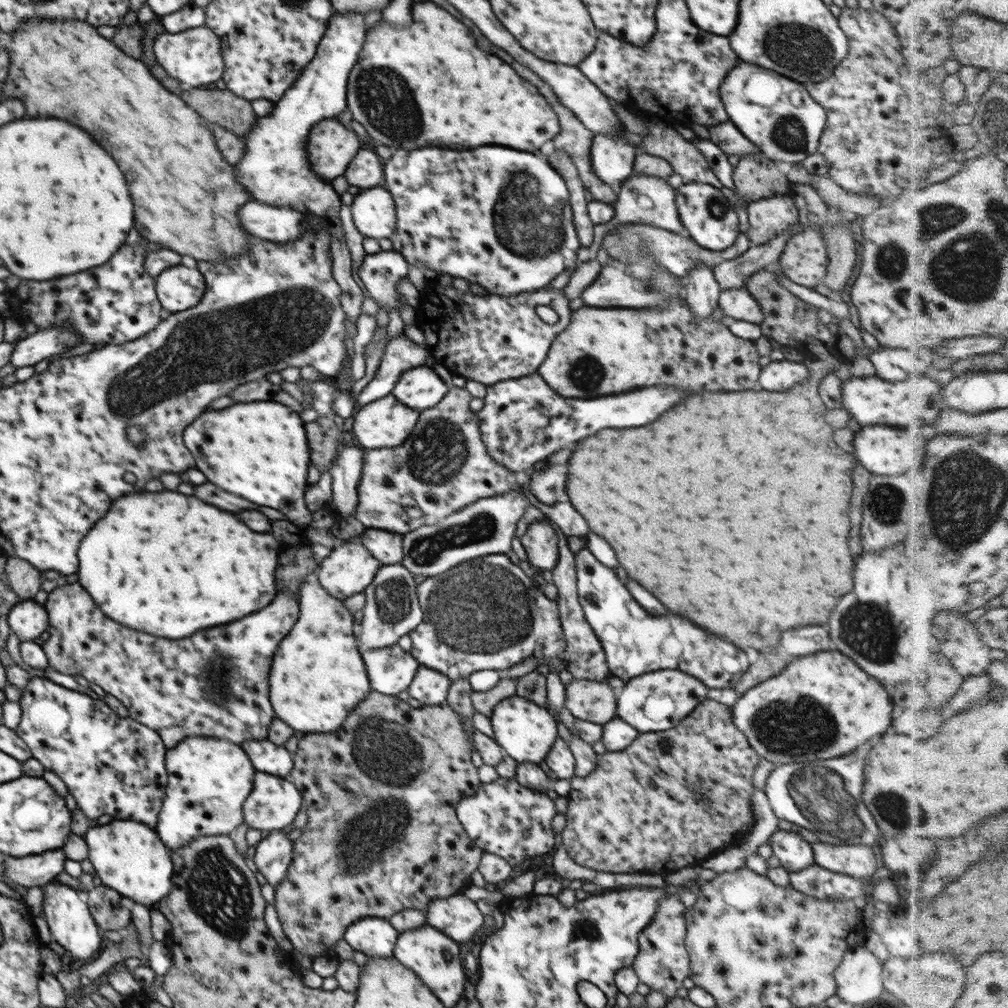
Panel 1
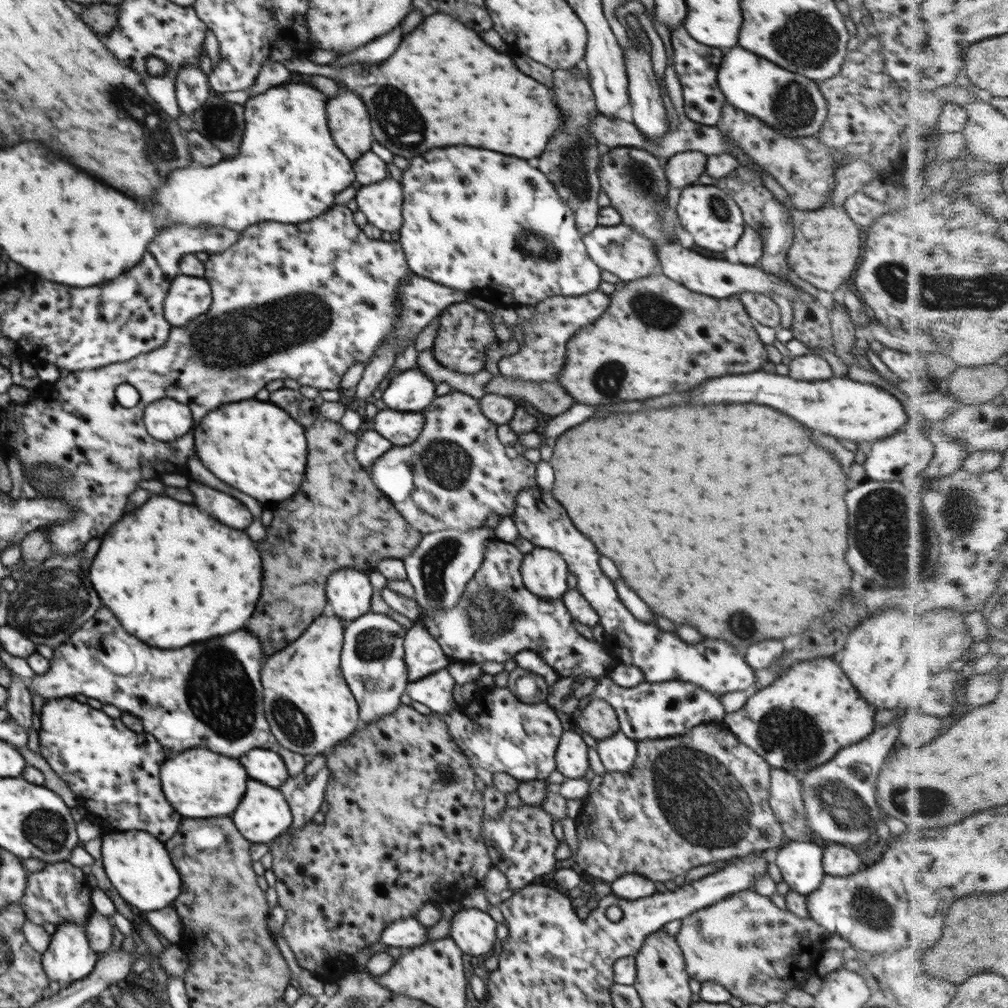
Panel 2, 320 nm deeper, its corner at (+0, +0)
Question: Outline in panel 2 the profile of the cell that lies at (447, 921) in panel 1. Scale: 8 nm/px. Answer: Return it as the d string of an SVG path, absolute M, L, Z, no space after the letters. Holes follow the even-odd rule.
M461 907L454 912L449 937L463 953L485 958L494 948L496 928L497 922L487 912Z

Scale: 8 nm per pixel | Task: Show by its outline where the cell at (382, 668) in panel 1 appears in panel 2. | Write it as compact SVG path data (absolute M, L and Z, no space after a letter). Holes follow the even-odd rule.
M416 620L414 626L407 630L403 645L409 682L447 668L450 663L442 647L421 621Z

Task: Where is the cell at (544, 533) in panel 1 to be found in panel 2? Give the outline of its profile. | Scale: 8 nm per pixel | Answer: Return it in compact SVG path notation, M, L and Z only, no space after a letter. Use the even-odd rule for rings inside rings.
M535 546L534 549L524 555L521 564L521 576L524 582L524 587L532 594L548 600L558 600L563 597L563 594L568 591L567 576L568 576L567 562L553 550L547 548L540 548Z

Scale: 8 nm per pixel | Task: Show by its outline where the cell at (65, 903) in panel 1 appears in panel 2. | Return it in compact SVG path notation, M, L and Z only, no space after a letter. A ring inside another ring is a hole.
M60 923L52 935L48 949L41 956L46 976L50 982L52 980L58 982L61 989L86 978L96 968L96 962L100 958L96 952L92 951L90 943L88 943L85 926L76 923Z

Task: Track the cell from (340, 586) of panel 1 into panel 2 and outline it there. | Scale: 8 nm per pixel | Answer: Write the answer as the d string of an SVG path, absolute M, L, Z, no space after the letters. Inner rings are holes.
M343 568L330 574L325 595L336 616L354 620L371 610L374 590L368 575L355 568Z

